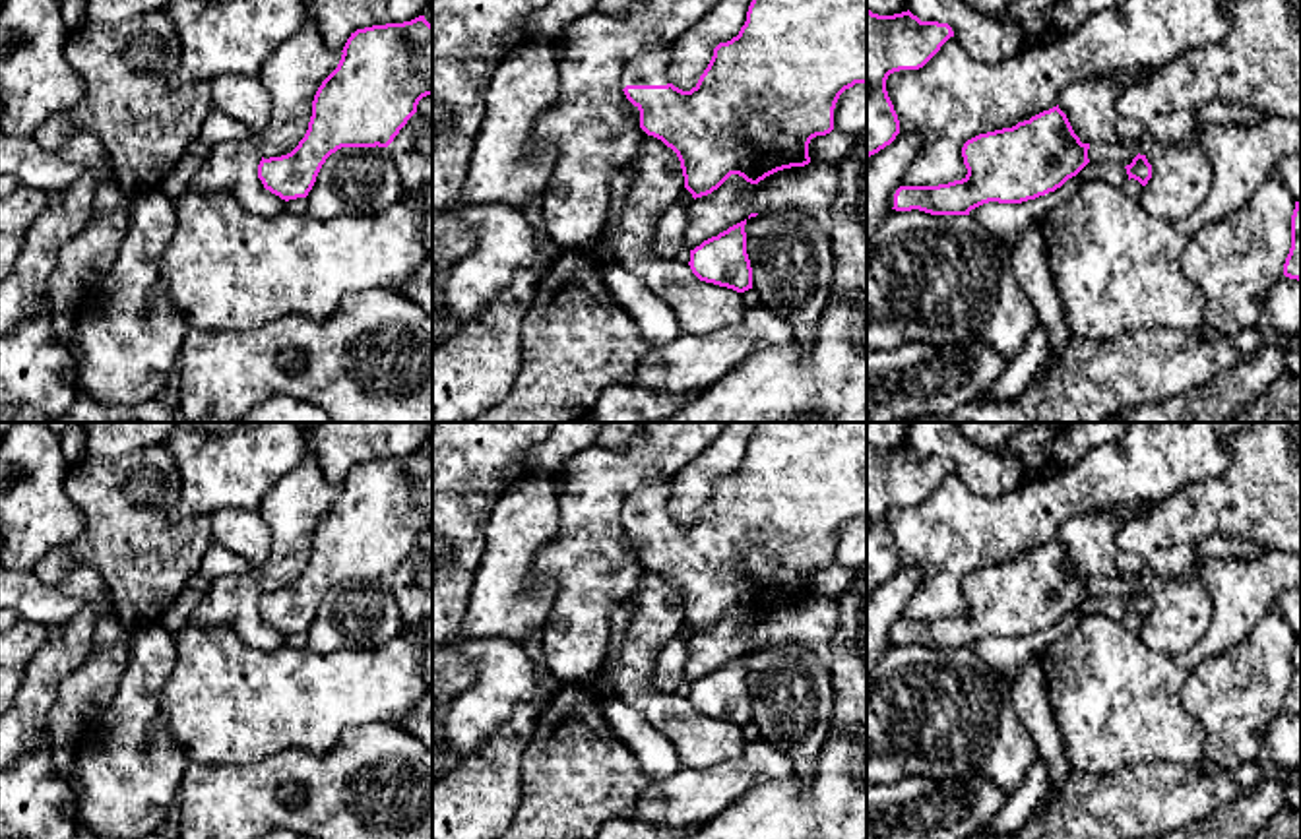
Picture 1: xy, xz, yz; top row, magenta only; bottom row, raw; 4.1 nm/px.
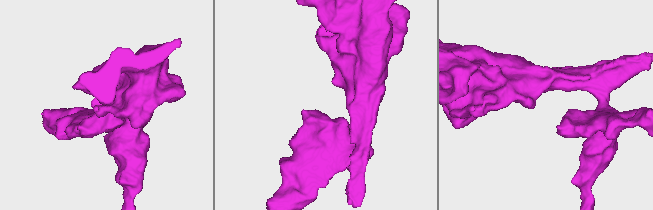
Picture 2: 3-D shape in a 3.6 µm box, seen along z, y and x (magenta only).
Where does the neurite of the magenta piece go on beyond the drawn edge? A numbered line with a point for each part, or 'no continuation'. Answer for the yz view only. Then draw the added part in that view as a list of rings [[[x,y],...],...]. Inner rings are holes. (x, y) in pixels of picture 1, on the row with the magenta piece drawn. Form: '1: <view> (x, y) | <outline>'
no continuation

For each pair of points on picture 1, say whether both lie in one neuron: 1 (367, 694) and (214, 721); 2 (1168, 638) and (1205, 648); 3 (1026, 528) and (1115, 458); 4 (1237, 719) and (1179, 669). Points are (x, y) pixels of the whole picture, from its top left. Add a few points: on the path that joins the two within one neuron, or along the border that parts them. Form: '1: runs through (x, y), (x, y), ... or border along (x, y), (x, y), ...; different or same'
1: runs through (328, 694), (253, 704); same
2: border along (1210, 601), (1210, 622), (1187, 648), (1148, 650); different
3: runs through (1044, 504), (1084, 489), (1092, 481); same
4: border along (1226, 652), (1187, 677), (1191, 719); different

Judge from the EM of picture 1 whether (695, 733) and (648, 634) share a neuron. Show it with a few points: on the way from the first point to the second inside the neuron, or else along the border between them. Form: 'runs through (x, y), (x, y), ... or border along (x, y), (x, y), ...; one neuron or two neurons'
runs through (667, 715), (640, 690), (640, 661); one neuron

